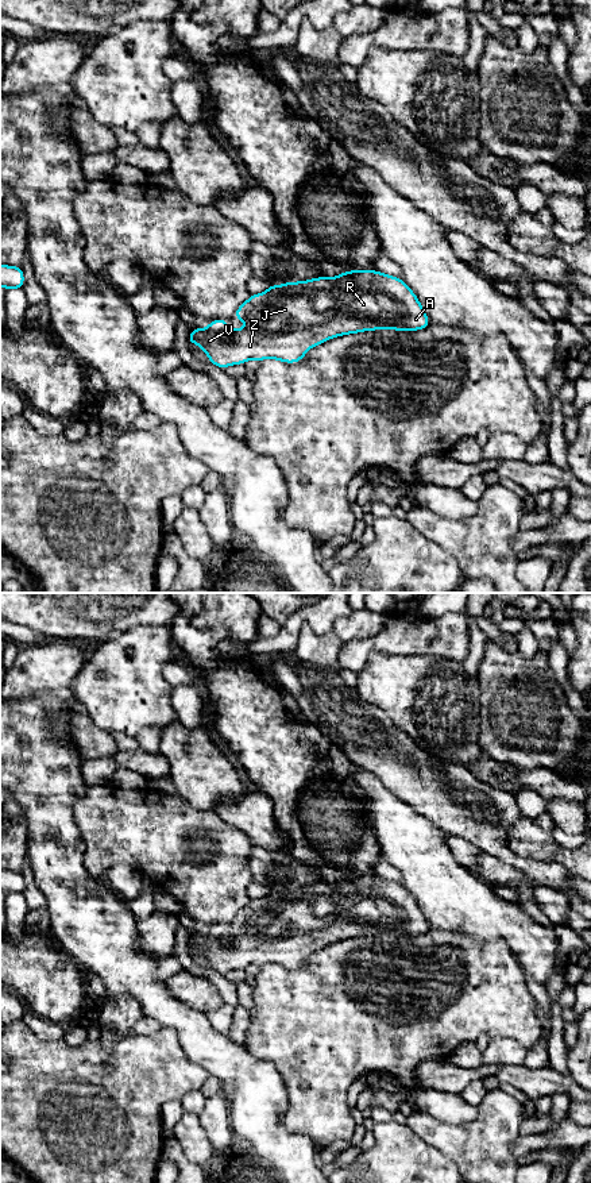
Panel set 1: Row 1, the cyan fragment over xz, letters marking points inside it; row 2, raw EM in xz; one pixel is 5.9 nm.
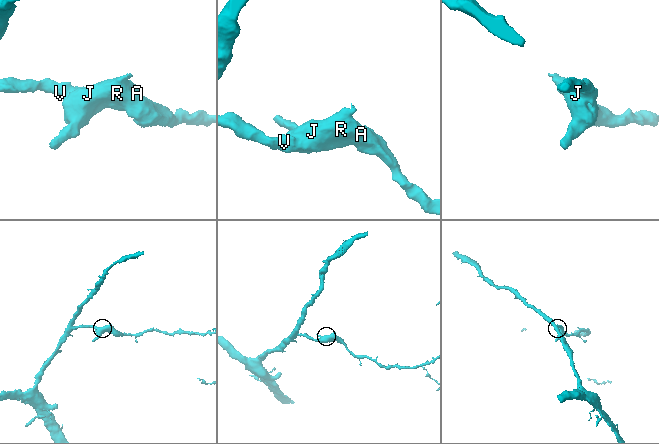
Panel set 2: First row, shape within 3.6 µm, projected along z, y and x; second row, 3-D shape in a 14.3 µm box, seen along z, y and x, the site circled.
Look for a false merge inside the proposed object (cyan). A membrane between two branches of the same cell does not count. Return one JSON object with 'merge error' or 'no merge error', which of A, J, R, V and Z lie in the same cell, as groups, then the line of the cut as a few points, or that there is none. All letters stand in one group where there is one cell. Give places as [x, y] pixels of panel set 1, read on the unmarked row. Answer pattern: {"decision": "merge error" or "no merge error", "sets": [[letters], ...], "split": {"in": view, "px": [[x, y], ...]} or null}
{"decision": "no merge error", "sets": [["A", "J", "R", "V", "Z"]], "split": null}

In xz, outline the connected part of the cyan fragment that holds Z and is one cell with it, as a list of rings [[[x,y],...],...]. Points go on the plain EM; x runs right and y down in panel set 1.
[[[356,872],[331,883],[271,889],[267,895],[251,899],[232,921],[248,930],[231,935],[220,922],[206,933],[196,932],[188,943],[188,949],[196,948],[223,975],[250,964],[297,968],[310,953],[337,941],[376,935],[420,936],[430,929],[418,902],[402,883]]]

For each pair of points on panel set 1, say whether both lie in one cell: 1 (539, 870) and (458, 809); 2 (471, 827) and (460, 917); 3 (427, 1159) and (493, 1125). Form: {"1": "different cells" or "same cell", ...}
{"1": "same cell", "2": "different cells", "3": "different cells"}

